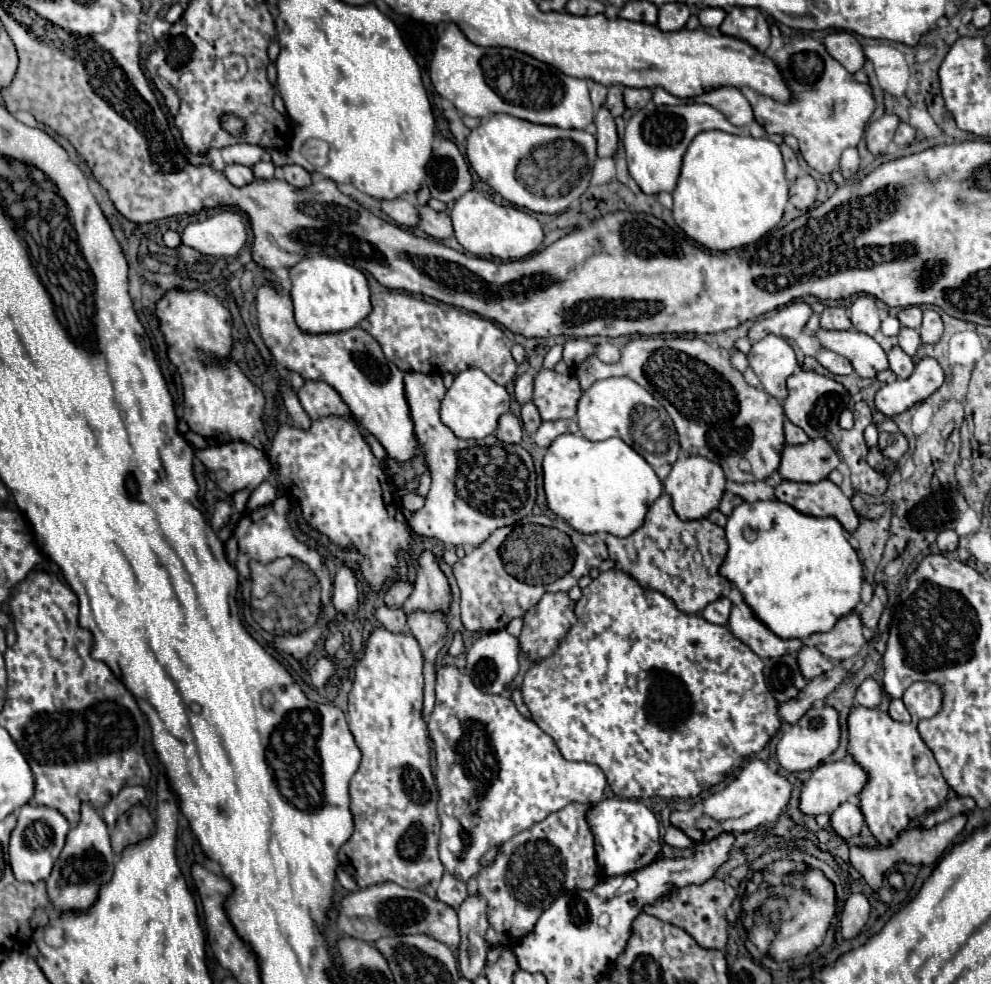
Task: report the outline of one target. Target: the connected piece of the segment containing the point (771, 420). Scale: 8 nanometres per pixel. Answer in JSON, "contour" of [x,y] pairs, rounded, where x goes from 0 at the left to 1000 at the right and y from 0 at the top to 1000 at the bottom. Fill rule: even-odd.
{"contour":[[[640,342],[630,351],[624,369],[612,371],[595,361],[579,373],[579,381],[587,397],[612,383],[636,383],[648,391],[680,428],[688,460],[708,462],[725,471],[737,489],[769,489],[787,473],[791,414],[775,399],[755,391],[751,381],[737,371],[733,355],[718,353],[706,342]],[[749,466],[759,475],[755,481],[747,477]]]}

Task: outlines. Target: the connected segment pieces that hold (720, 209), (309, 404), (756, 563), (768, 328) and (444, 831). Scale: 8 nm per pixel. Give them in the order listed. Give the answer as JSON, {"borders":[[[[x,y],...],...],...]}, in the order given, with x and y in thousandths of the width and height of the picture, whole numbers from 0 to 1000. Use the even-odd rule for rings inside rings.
{"borders":[[[[708,133],[696,145],[680,200],[682,229],[716,255],[737,255],[763,247],[781,233],[795,206],[795,184],[783,145],[757,137]]],[[[309,387],[307,393],[301,397],[301,405],[315,428],[333,424],[333,422],[339,422],[345,426],[355,424],[351,412],[345,408],[341,397],[327,387]]],[[[751,509],[741,515],[731,540],[735,548],[735,562],[729,574],[729,584],[749,601],[751,611],[761,619],[763,627],[773,633],[777,641],[785,643],[785,647],[811,649],[825,641],[838,641],[868,613],[872,574],[868,572],[866,562],[852,546],[850,534],[846,534],[842,525],[813,525],[789,509]],[[753,534],[767,538],[765,548],[759,552],[751,550],[749,546],[749,538]]],[[[797,308],[789,314],[783,314],[767,321],[755,336],[757,347],[767,347],[773,340],[785,340],[793,345],[803,345],[809,340],[813,326],[817,324],[819,314],[815,308]]],[[[446,678],[440,686],[440,716],[432,731],[432,743],[438,755],[440,798],[444,804],[444,875],[454,889],[468,897],[482,889],[482,875],[494,861],[537,840],[573,816],[583,814],[601,818],[607,812],[612,790],[605,779],[571,773],[559,753],[539,733],[533,733],[523,725],[517,710],[486,704],[478,698],[474,688],[460,678]]]]}

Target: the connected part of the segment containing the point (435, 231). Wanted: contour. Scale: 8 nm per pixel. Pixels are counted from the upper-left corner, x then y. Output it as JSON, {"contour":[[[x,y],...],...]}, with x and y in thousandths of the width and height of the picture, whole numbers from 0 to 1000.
{"contour":[[[422,210],[424,218],[426,218],[426,235],[430,235],[430,239],[434,239],[436,243],[454,243],[458,241],[458,231],[456,231],[456,223],[452,216],[442,216],[434,210]]]}

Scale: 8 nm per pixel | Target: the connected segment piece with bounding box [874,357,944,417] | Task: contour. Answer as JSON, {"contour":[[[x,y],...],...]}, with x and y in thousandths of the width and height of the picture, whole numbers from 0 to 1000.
{"contour":[[[930,365],[916,385],[904,385],[890,393],[884,403],[884,416],[894,424],[904,424],[912,420],[922,410],[932,408],[938,399],[942,399],[953,387],[953,379],[945,365]]]}

